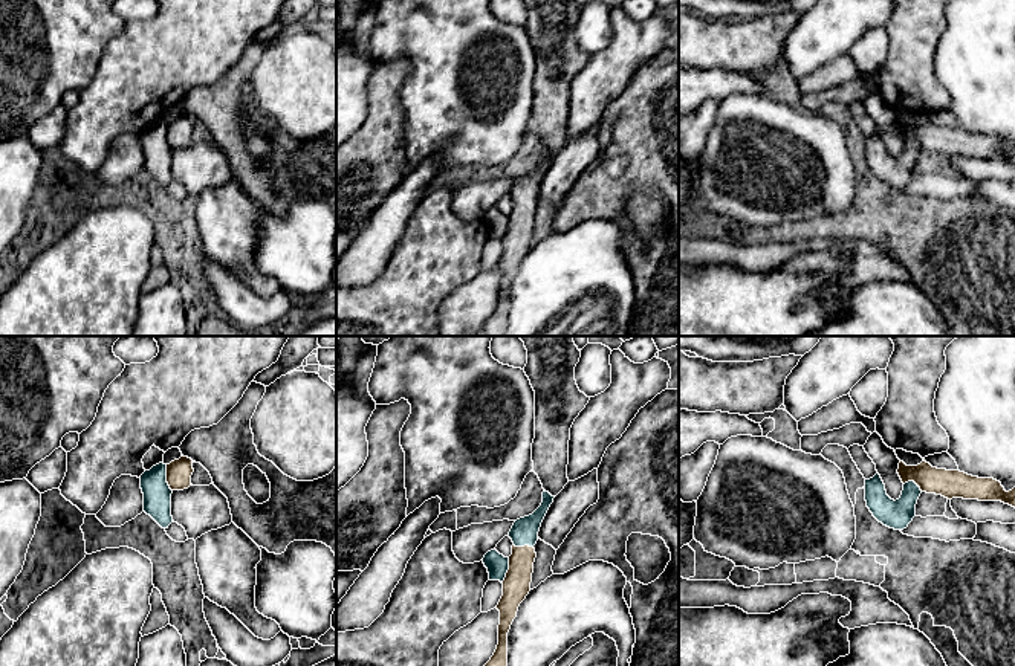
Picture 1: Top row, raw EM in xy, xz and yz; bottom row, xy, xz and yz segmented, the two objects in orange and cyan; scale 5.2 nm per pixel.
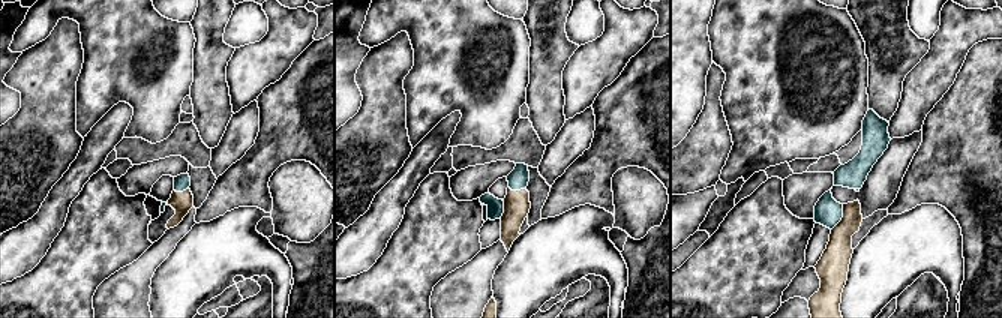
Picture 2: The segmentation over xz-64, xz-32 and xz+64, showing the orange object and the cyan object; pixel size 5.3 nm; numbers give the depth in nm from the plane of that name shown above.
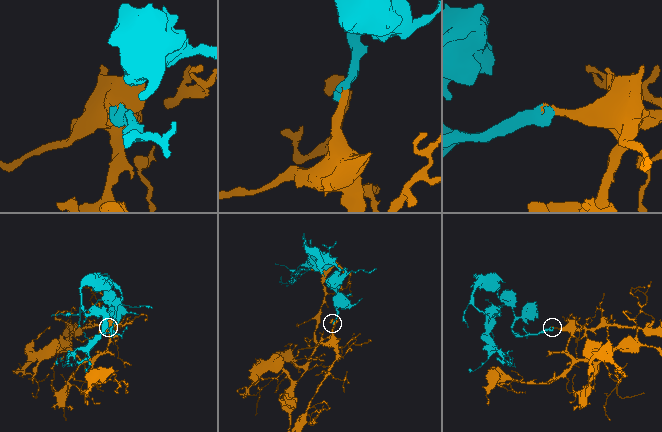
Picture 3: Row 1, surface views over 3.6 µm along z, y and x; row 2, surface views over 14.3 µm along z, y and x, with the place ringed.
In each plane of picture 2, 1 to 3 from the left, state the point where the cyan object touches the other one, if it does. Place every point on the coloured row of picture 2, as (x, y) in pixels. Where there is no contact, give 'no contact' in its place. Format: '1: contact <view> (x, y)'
1: contact xz-64 (180, 192)
2: contact xz-32 (504, 209)
3: contact xz+64 (842, 218)

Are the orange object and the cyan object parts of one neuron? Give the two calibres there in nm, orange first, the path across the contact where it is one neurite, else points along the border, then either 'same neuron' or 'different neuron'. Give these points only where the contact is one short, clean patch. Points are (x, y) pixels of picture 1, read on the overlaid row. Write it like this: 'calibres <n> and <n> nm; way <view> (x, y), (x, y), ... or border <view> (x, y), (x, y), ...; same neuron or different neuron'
calibres 130 and 140 nm; way xy (179, 472), (167, 478), (156, 492); same neuron

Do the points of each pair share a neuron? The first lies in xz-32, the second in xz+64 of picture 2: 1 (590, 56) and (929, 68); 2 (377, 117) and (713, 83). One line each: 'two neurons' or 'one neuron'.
1: one neuron
2: one neuron

